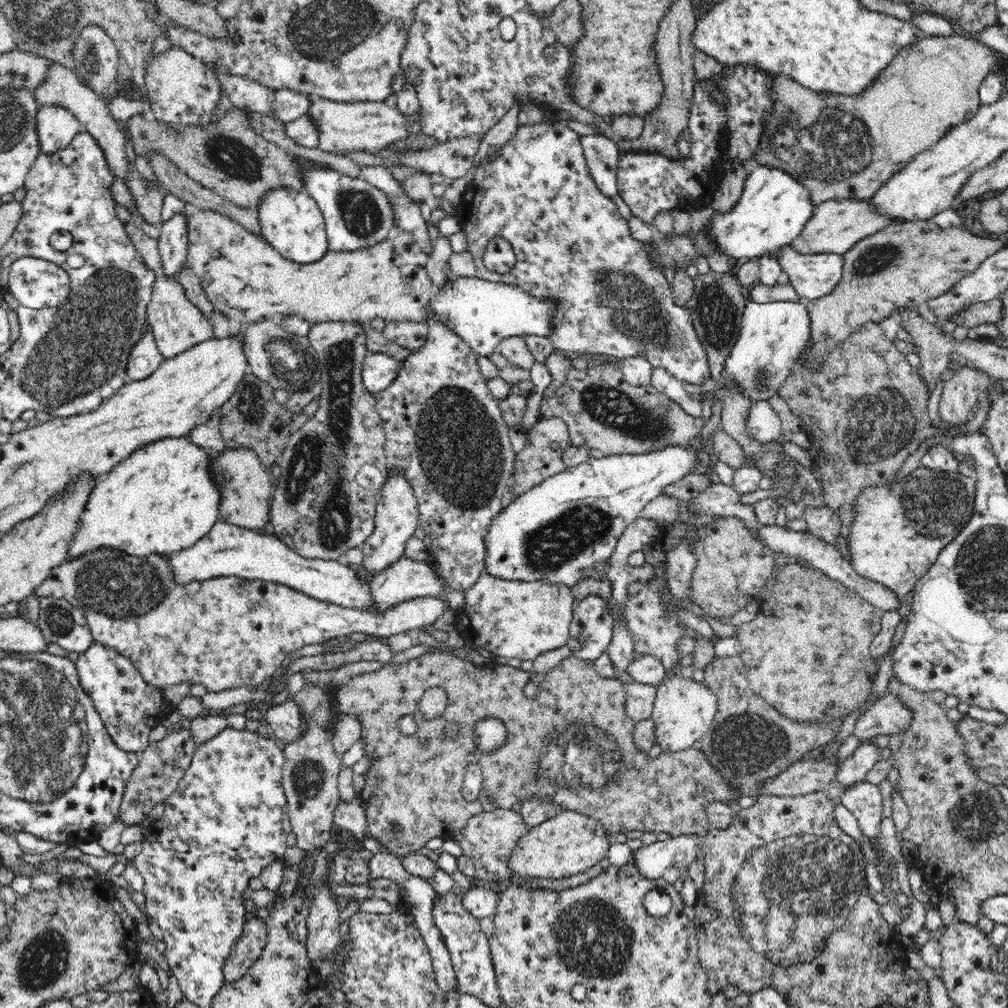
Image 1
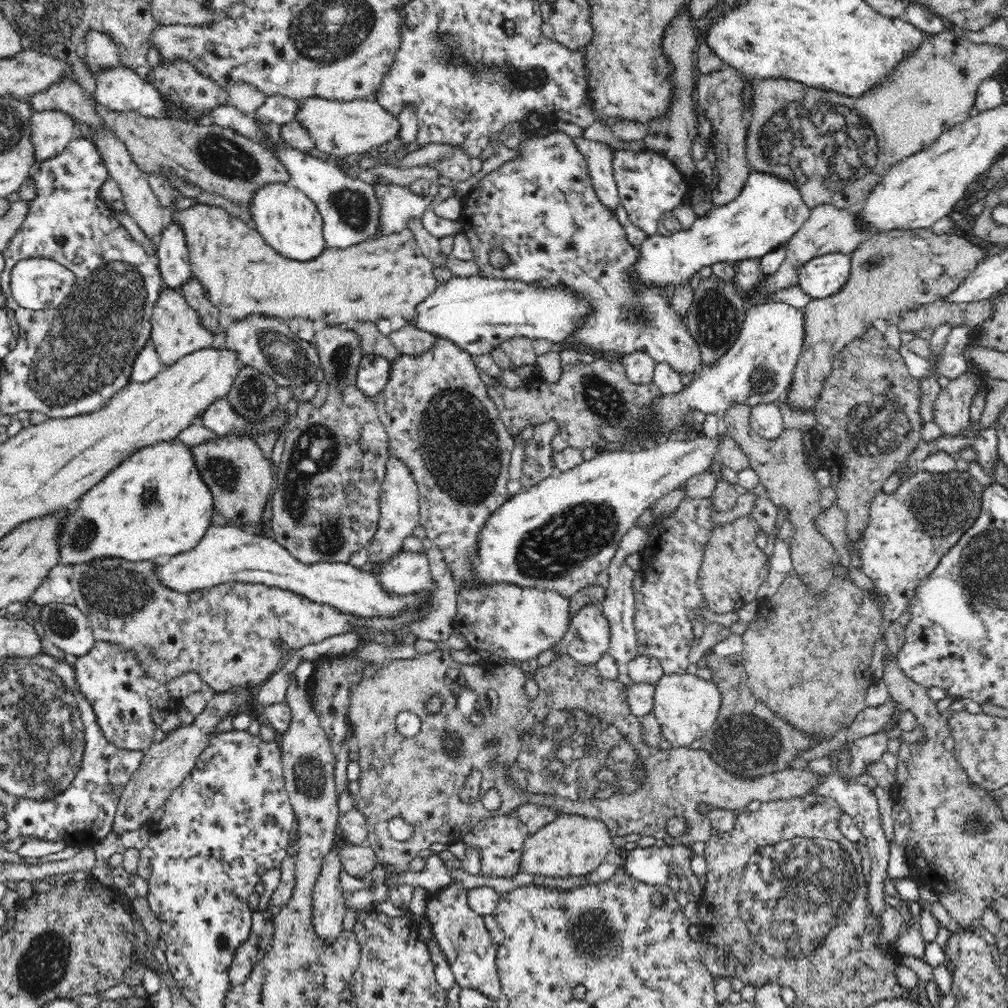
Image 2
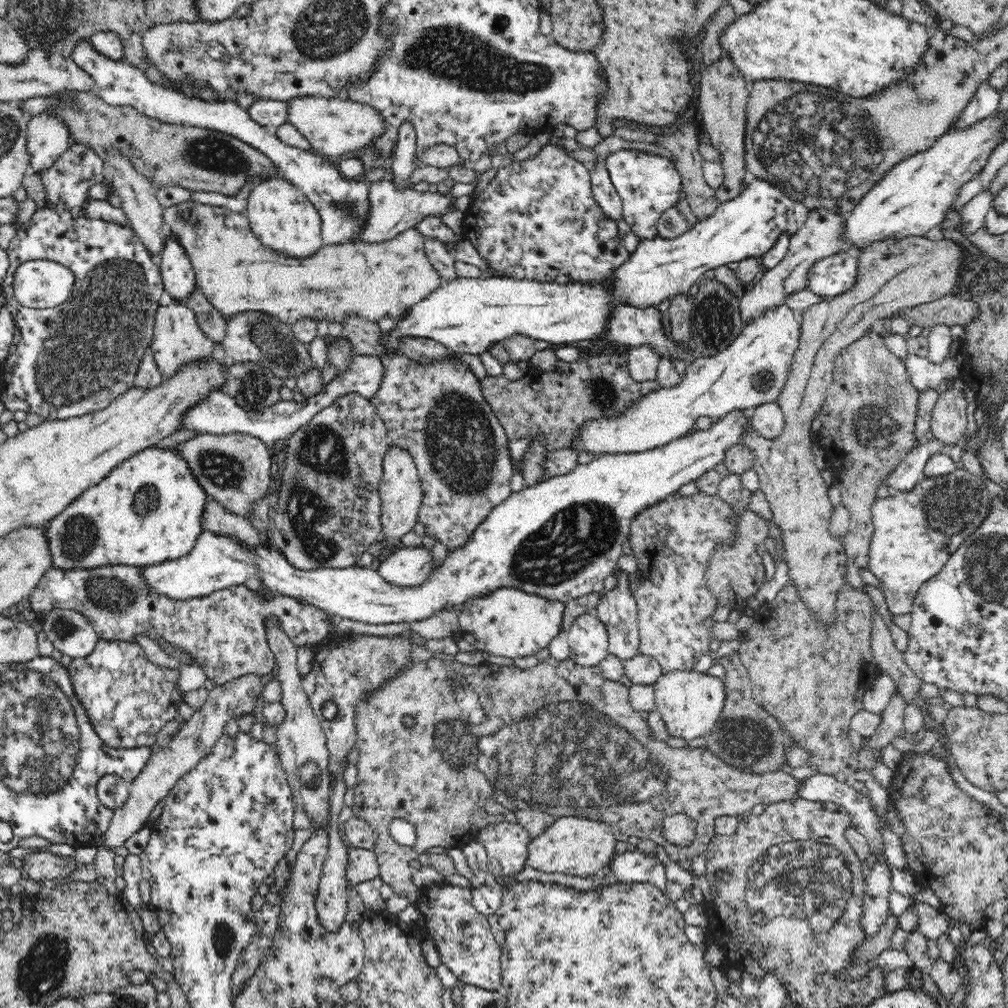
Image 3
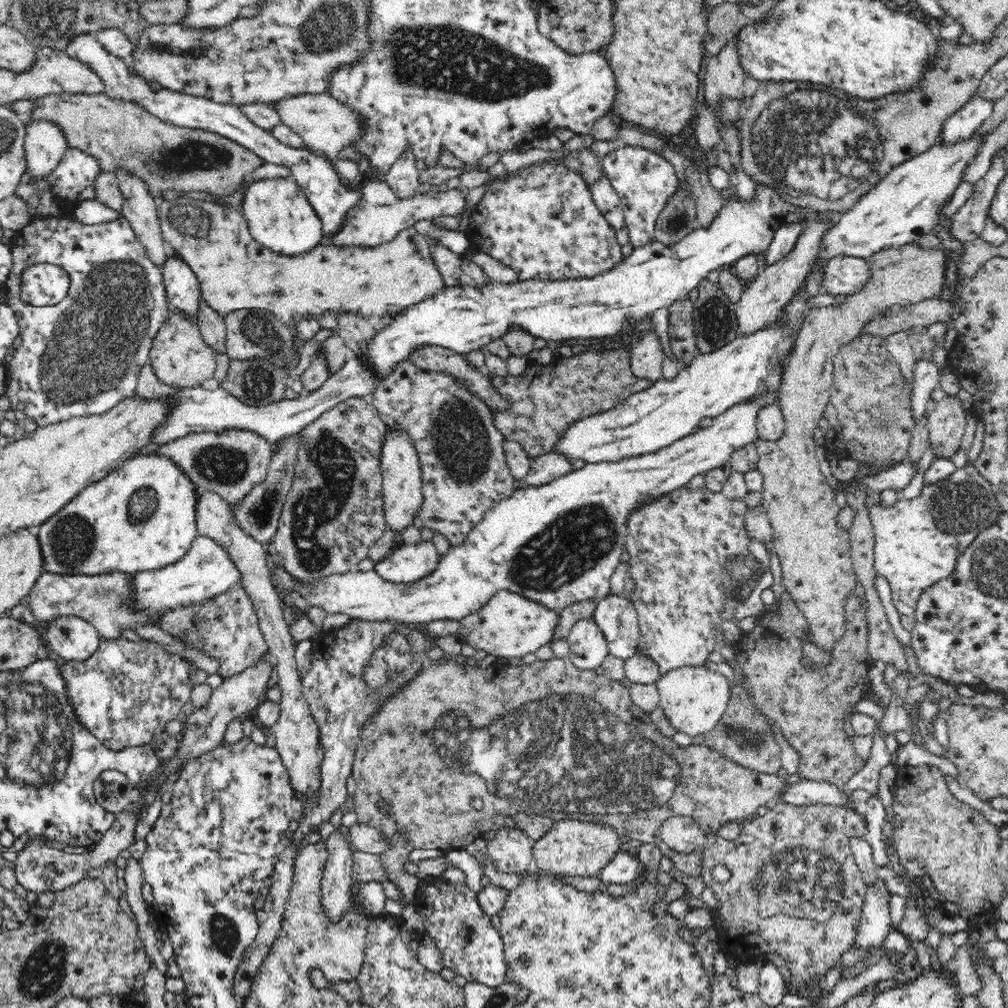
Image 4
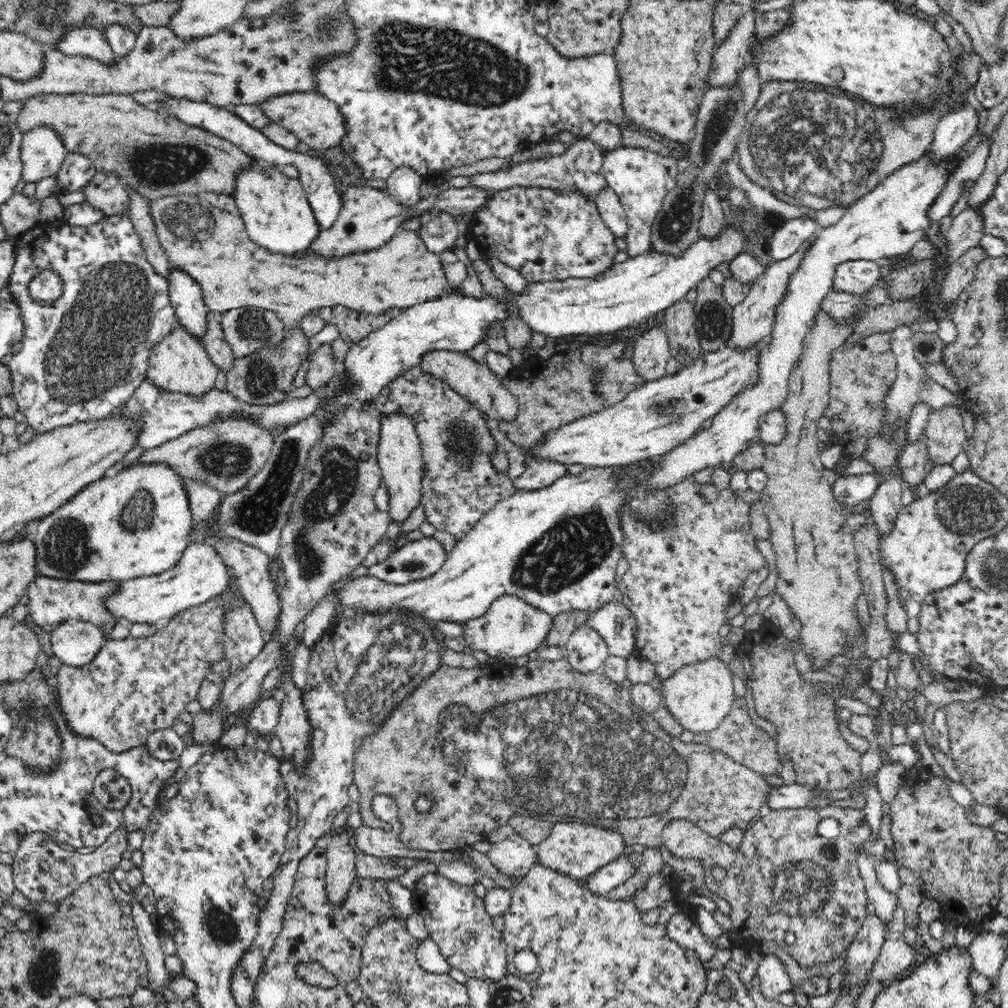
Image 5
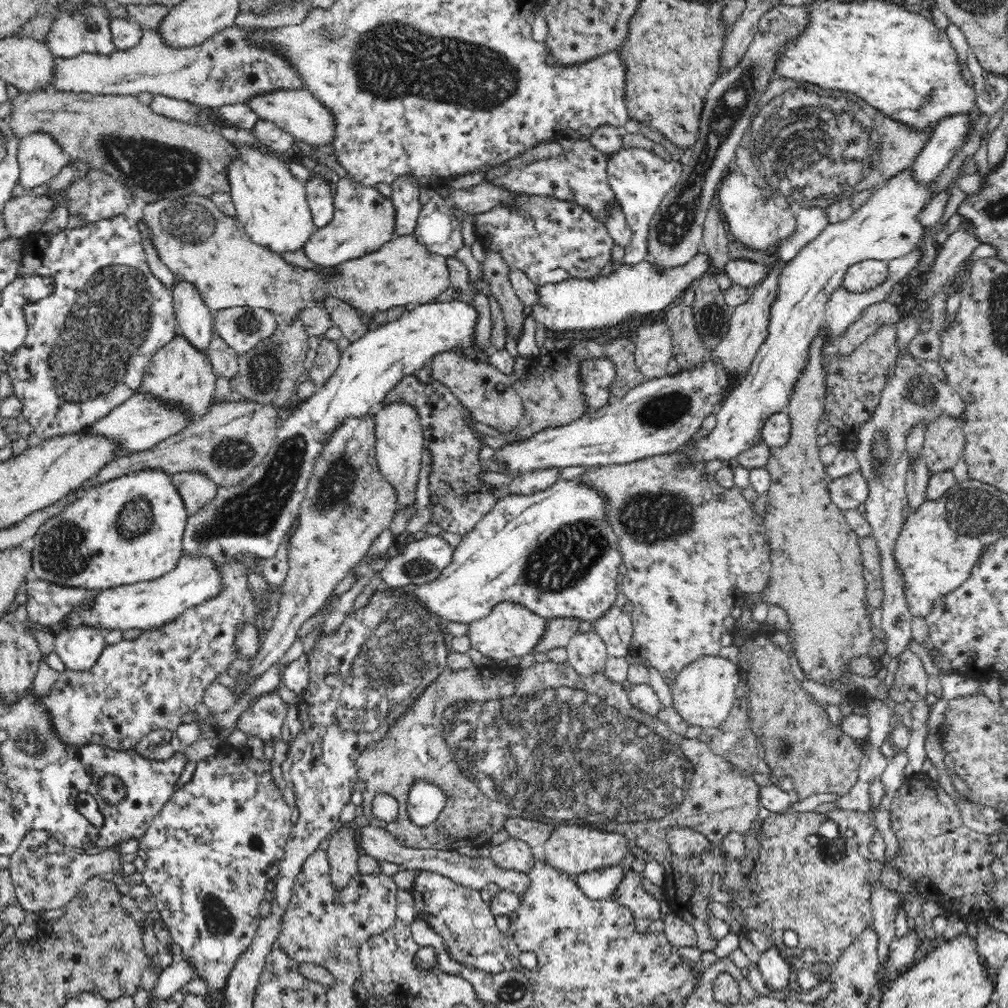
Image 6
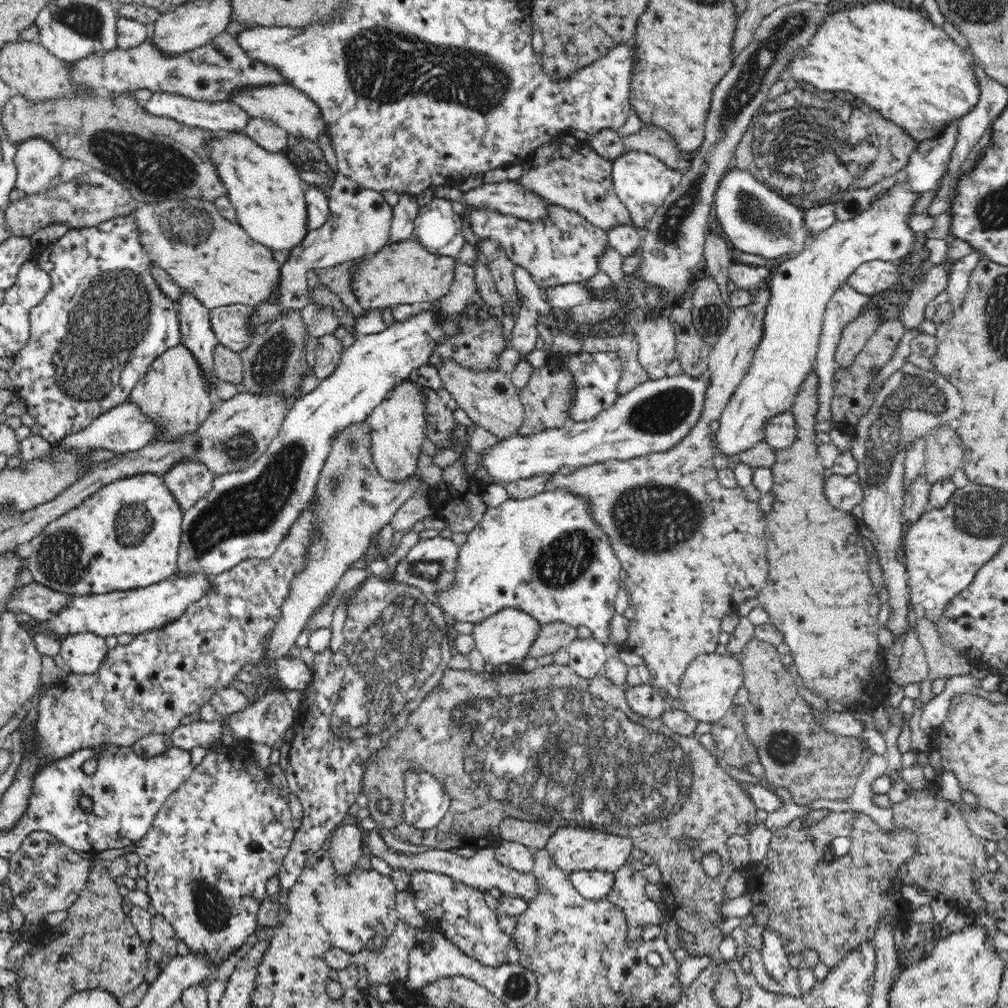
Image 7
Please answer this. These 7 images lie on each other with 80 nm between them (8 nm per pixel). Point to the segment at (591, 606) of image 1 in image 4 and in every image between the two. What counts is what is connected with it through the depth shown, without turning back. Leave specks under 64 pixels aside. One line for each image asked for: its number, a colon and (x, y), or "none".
2: (587, 639)
3: (589, 644)
4: (587, 646)

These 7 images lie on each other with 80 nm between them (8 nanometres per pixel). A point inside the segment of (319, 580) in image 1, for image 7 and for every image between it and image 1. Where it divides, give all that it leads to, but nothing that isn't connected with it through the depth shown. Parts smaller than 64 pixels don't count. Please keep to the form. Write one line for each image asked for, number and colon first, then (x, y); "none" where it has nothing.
2: (224, 554)
3: (559, 539)
4: (557, 544)
5: (557, 548)
6: (553, 552)
7: (544, 555)

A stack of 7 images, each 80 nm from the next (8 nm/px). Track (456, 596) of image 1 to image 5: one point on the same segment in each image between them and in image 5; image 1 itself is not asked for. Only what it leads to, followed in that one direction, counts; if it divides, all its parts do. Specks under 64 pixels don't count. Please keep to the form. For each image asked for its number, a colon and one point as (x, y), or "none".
2: (407, 572)
3: (405, 566)
4: (410, 562)
5: (418, 559)

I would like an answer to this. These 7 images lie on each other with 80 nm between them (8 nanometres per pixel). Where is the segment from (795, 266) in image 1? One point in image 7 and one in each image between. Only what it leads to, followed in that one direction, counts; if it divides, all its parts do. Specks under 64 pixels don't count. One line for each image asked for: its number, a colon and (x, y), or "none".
2: (823, 276)
3: (836, 274)
4: (844, 276)
5: (856, 277)
6: (866, 275)
7: (874, 277)

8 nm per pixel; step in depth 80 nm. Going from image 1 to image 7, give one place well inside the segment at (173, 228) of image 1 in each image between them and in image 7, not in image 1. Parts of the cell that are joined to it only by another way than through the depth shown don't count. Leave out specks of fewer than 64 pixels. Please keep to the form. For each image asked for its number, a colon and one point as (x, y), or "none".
2: (174, 264)
3: (177, 273)
4: (183, 290)
5: (185, 294)
6: (194, 319)
7: (196, 333)

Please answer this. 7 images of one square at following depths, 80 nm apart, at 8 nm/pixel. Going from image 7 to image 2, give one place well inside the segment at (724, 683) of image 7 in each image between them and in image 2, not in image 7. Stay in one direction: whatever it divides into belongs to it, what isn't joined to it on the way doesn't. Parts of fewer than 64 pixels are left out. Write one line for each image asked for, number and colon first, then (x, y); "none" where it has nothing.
2: (686, 706)
3: (690, 702)
4: (694, 698)
5: (699, 696)
6: (704, 692)

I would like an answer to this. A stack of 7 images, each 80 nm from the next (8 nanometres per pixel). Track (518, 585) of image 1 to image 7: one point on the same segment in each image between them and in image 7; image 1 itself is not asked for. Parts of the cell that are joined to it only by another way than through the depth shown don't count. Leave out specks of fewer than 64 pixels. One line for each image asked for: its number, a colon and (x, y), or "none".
2: (517, 623)
3: (508, 622)
4: (510, 625)
5: (510, 628)
6: (510, 630)
7: (507, 636)

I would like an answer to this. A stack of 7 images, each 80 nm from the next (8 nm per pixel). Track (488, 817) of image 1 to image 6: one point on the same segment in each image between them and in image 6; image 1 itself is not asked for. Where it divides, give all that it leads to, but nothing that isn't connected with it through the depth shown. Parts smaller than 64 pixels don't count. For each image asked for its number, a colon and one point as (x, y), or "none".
2: (501, 840)
3: (506, 844)
4: (511, 851)
5: (514, 856)
6: (514, 854)

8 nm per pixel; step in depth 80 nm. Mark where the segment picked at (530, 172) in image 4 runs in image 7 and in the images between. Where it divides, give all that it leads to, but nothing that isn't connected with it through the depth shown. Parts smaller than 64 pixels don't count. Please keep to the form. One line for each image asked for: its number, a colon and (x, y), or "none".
5: (546, 235)
6: (551, 240)
7: (562, 249)

